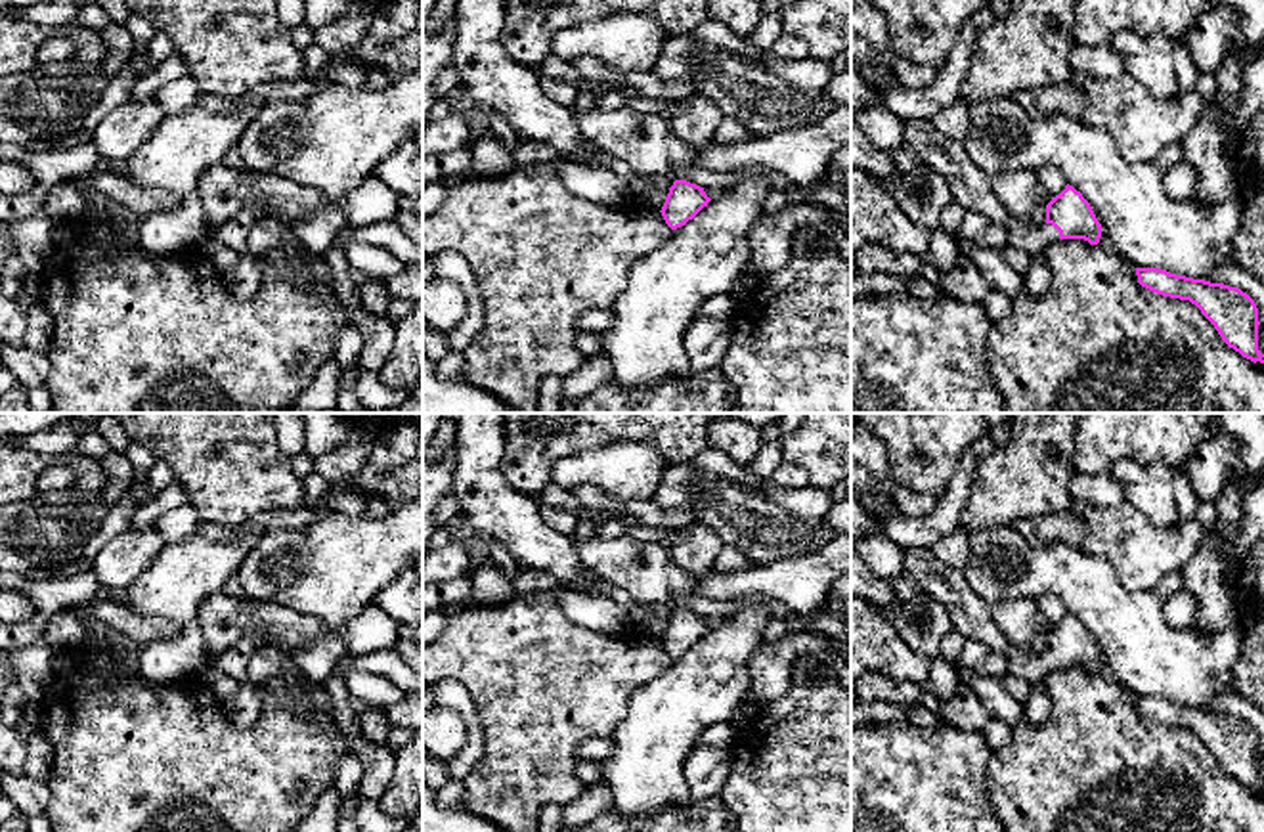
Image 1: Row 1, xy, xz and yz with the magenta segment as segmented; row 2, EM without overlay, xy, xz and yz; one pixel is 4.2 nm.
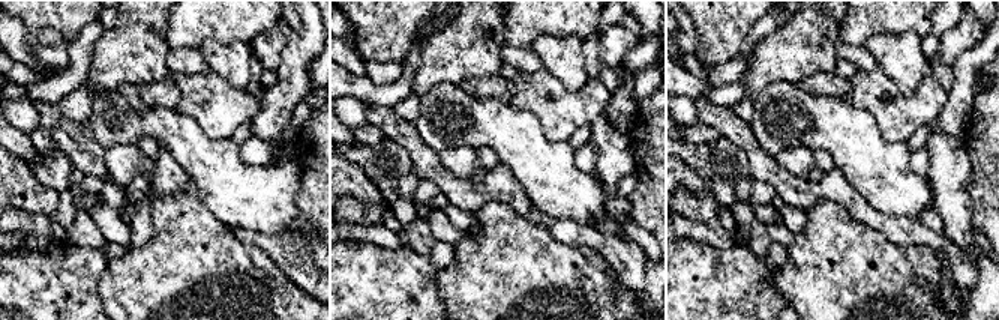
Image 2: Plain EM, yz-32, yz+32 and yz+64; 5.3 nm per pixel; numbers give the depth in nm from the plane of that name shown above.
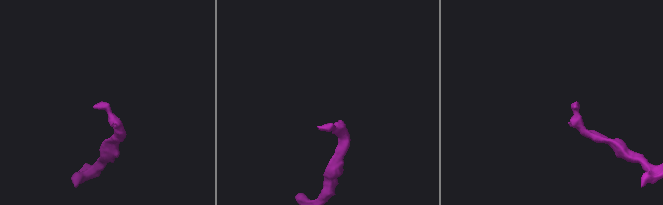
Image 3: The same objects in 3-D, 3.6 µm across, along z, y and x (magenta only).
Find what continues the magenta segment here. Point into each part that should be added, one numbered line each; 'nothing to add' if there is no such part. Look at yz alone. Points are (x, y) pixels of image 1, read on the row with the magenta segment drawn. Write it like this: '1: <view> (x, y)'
1: yz (972, 188)

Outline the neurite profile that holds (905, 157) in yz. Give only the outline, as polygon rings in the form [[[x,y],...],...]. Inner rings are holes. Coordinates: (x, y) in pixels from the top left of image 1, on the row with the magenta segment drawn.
[[[906,143],[891,151],[889,157],[895,163],[897,170],[903,174],[916,170],[922,164],[916,151]]]

